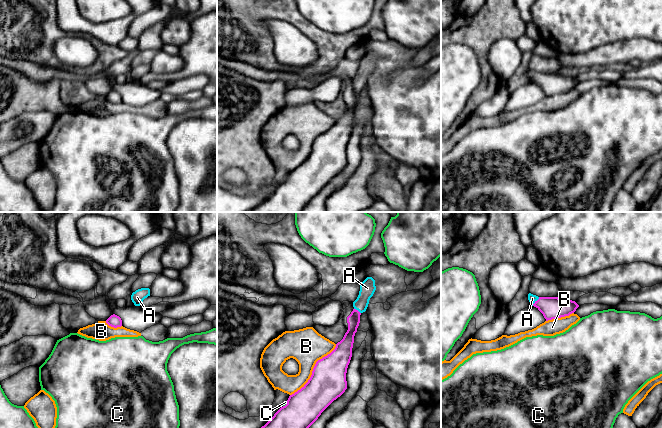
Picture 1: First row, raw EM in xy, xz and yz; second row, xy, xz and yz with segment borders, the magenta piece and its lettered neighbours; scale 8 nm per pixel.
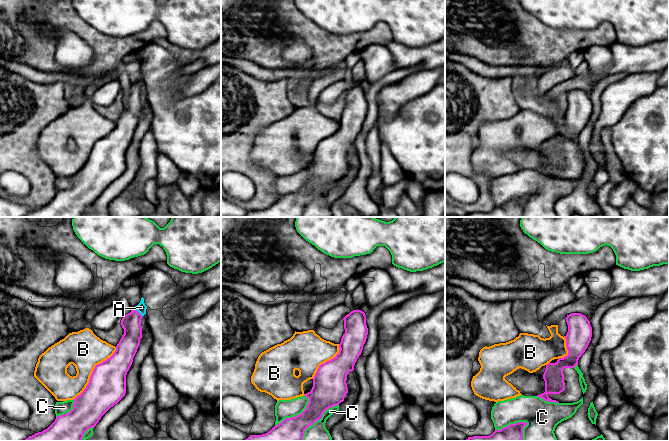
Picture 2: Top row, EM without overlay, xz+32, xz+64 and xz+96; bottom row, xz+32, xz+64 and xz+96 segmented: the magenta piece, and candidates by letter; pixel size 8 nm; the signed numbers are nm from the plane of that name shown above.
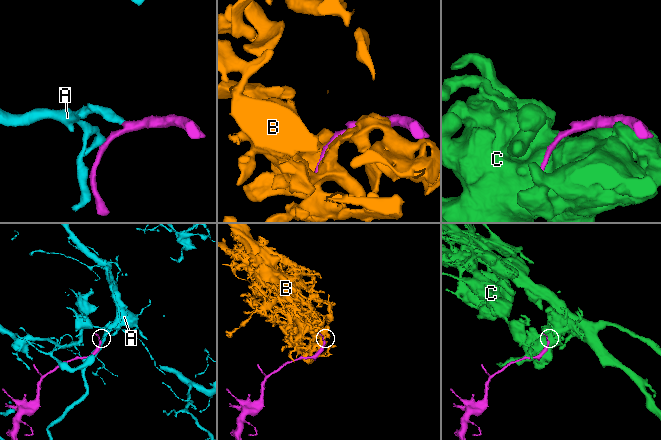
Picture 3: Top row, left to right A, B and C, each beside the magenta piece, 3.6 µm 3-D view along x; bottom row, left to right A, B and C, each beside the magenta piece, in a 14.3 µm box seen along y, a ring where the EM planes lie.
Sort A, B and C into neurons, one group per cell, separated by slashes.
A / B / C

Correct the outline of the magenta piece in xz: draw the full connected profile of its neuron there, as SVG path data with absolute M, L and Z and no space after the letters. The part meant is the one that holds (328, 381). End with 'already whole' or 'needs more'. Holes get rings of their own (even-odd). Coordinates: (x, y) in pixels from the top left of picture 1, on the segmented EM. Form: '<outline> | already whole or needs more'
M367 277L360 284L359 295L353 302L354 309L347 317L348 330L343 339L330 354L316 362L308 382L290 395L287 404L261 428L309 428L345 392L346 373L360 315L366 311L375 290L375 280L372 277Z | needs more

